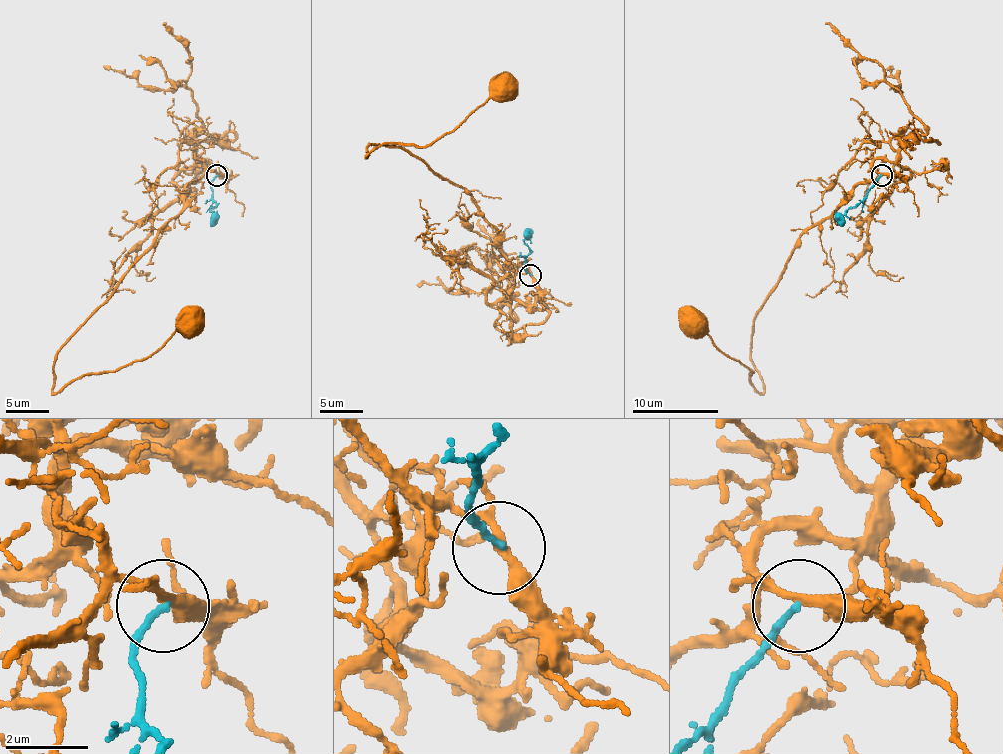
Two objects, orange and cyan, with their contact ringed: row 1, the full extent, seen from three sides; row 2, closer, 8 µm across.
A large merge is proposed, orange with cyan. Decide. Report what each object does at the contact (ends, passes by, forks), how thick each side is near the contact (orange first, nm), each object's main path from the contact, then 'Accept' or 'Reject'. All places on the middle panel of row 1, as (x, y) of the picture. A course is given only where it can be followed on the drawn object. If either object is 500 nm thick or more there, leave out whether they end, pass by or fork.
At the ring orange forks. At the ring cyan ends. Thickness 200 nm (orange) against 160 nm. Course of orange: (531, 276), (498, 250), (468, 193), (407, 150), (371, 144), (366, 157), (384, 144), (429, 146), (505, 83). Course of cyan: (531, 276), (524, 269), (529, 247), (524, 232). Reject

